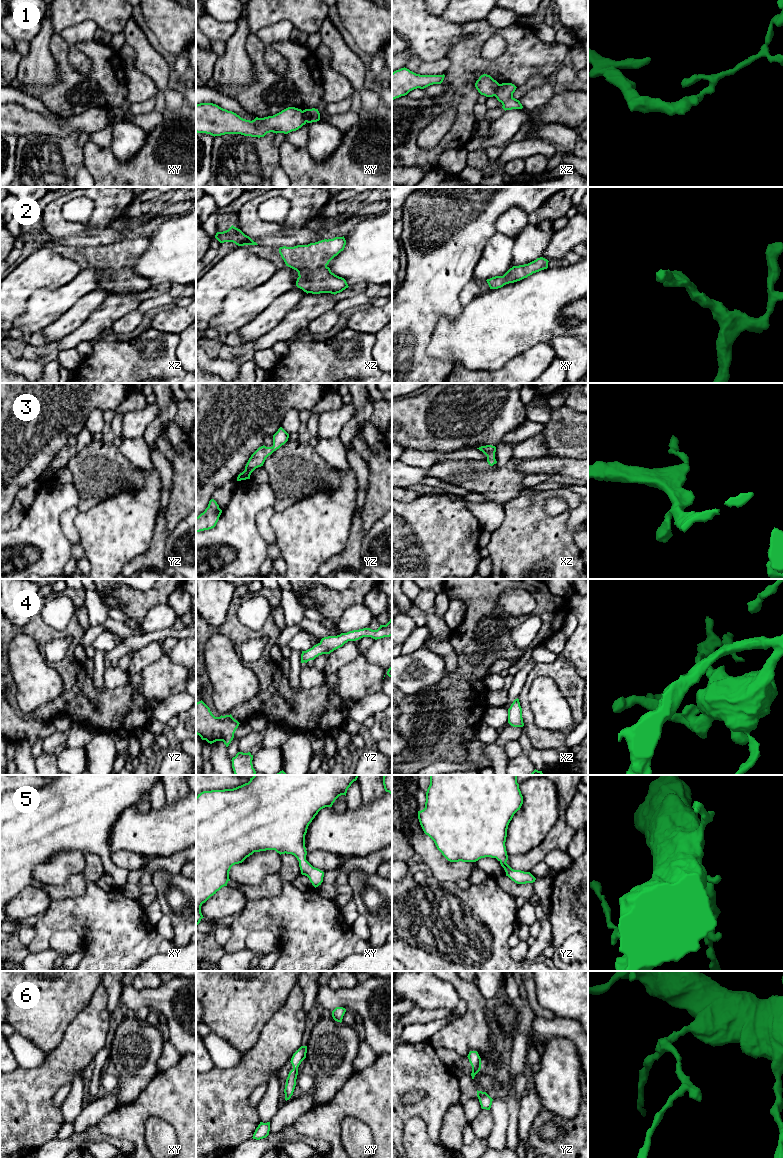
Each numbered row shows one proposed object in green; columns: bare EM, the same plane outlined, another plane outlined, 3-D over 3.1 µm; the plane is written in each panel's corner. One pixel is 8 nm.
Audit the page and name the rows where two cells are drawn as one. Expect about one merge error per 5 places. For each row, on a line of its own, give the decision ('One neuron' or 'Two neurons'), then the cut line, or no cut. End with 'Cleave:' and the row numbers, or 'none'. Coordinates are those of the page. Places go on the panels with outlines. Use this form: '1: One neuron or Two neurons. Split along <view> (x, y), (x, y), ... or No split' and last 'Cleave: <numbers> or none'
1: Two neurons. Split along xz (499, 84), (494, 95)
2: One neuron. No split
3: One neuron. No split
4: One neuron. No split
5: One neuron. No split
6: One neuron. No split
Cleave: 1

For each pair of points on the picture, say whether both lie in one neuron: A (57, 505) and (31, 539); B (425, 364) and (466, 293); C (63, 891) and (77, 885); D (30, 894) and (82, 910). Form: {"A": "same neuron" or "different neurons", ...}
{"A": "same neuron", "B": "different neurons", "C": "same neuron", "D": "different neurons"}

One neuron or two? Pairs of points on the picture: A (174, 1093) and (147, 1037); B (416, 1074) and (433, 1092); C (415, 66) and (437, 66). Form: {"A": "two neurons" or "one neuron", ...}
{"A": "two neurons", "B": "one neuron", "C": "one neuron"}

